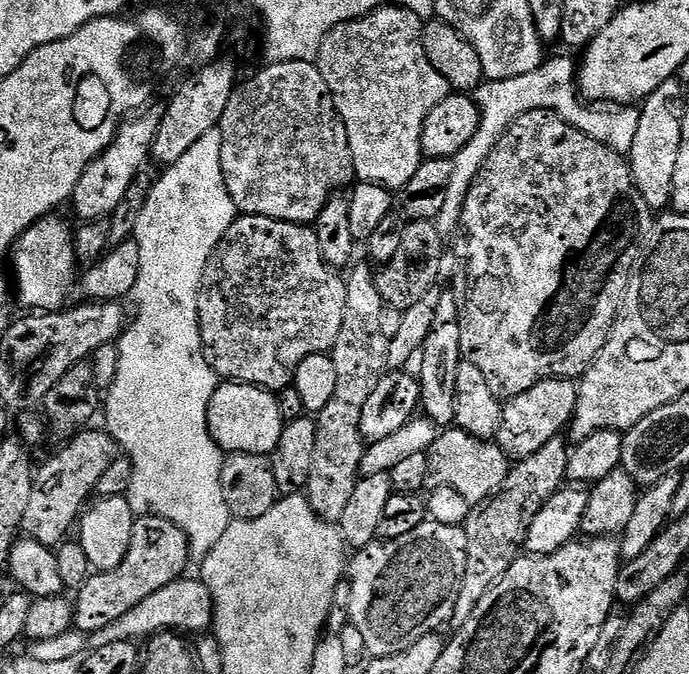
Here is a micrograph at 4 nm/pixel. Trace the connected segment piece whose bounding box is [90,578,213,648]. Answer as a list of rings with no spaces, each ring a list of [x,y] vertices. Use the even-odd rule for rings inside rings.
[[[181,578],[173,582],[170,586],[162,586],[150,598],[138,602],[134,610],[122,614],[110,626],[93,633],[90,638],[92,648],[101,648],[110,642],[139,641],[139,636],[151,638],[162,632],[173,631],[177,634],[204,634],[213,627],[212,623],[212,595],[203,579],[188,580]]]

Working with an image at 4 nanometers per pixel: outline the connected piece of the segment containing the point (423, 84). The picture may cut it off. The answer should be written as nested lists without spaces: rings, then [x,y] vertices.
[[[385,6],[368,16],[336,24],[320,43],[314,63],[344,124],[355,177],[361,183],[381,184],[394,192],[403,190],[422,161],[420,139],[426,118],[438,102],[450,95],[446,78],[426,58],[421,17],[405,8]]]

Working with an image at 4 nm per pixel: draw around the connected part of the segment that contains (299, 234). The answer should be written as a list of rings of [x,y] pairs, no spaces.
[[[240,214],[212,251],[212,257],[206,262],[206,270],[202,270],[200,289],[196,295],[196,309],[198,310],[204,357],[208,365],[216,371],[217,377],[224,382],[253,384],[255,388],[264,388],[267,392],[280,394],[284,387],[287,389],[291,385],[292,379],[296,377],[296,368],[303,360],[311,356],[331,353],[334,342],[338,338],[338,330],[342,330],[342,314],[346,314],[346,280],[343,275],[329,268],[328,263],[322,258],[318,250],[315,227],[291,224],[274,218]]]

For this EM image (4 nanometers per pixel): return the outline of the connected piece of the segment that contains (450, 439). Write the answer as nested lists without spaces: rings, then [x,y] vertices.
[[[455,426],[441,431],[425,455],[425,489],[430,492],[436,489],[445,489],[449,493],[457,492],[468,506],[479,506],[492,499],[502,482],[506,482],[510,471],[508,455],[496,443],[474,438]]]

